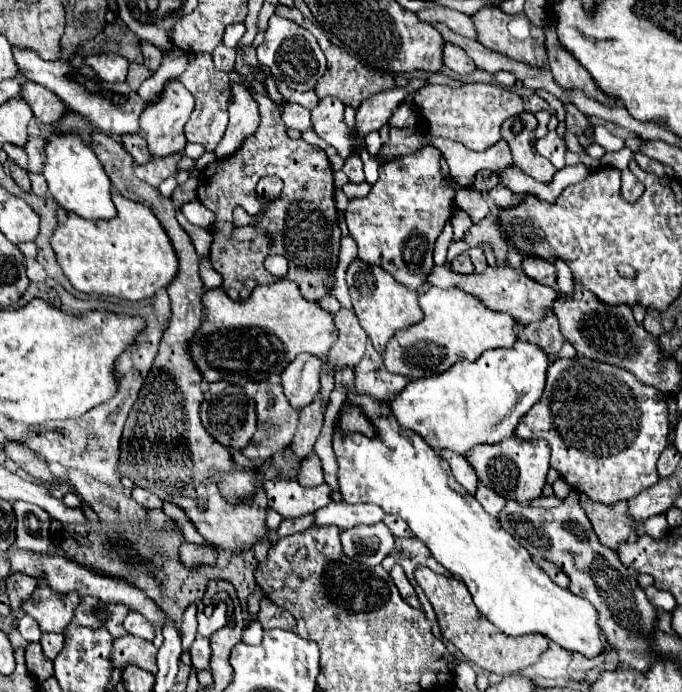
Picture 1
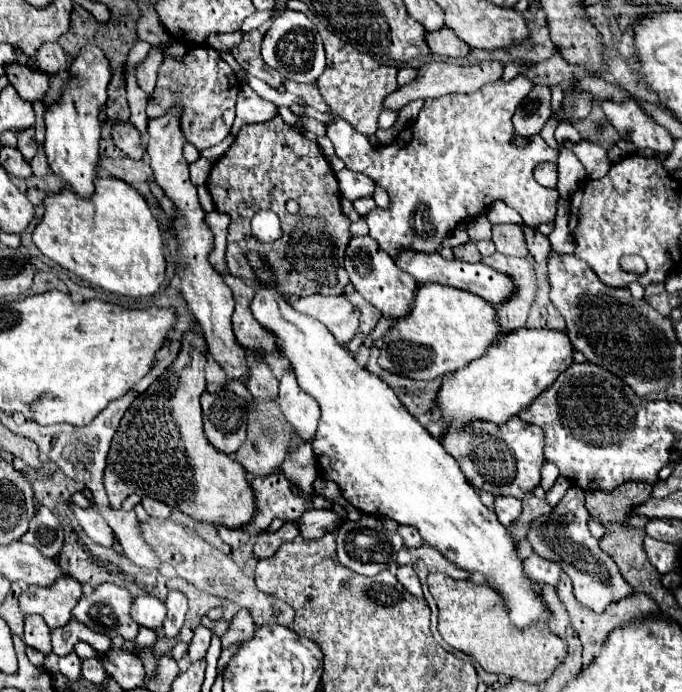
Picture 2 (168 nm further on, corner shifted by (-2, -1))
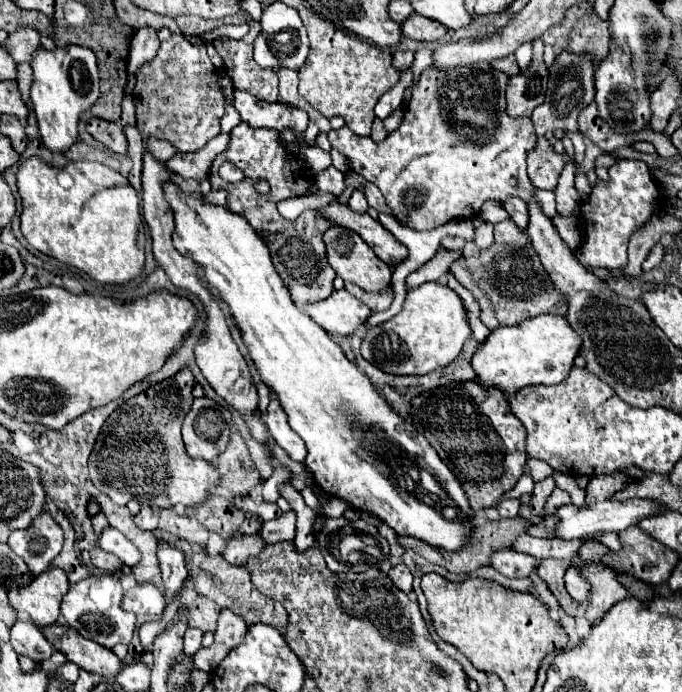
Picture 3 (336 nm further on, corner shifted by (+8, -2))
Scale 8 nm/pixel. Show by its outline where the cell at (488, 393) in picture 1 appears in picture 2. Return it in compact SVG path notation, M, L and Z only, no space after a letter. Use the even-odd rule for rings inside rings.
M522 327L500 335L498 341L488 347L486 355L468 363L452 377L446 377L440 387L436 407L444 413L444 425L450 421L456 427L462 427L464 421L472 419L486 419L500 425L528 407L532 399L548 389L572 363L574 347L566 331Z

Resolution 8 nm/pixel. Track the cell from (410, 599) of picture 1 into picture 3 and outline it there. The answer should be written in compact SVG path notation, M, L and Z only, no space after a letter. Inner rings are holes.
M396 564L394 568L388 570L388 578L394 582L394 586L398 586L402 592L410 594L412 592L412 574L404 564Z

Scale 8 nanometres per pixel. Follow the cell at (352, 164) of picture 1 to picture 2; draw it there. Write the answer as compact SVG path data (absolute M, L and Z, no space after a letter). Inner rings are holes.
M342 169L342 171L336 173L336 179L338 179L338 185L340 185L342 197L346 197L350 201L374 195L376 183L368 175L364 175L364 173Z

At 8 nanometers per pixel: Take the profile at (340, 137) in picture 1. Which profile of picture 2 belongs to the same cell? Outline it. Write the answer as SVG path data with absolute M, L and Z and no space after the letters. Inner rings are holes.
M518 75L512 81L498 79L494 83L486 83L474 93L452 93L436 99L426 99L418 119L402 129L398 139L390 145L372 145L366 135L358 133L344 119L330 123L328 137L336 147L336 155L346 163L346 167L370 175L390 195L388 211L374 209L366 215L370 237L376 239L382 249L388 249L392 257L396 257L396 249L402 249L404 245L408 245L410 249L420 249L424 253L434 253L446 239L448 231L454 229L454 225L484 215L496 201L504 201L506 205L516 209L528 225L552 223L556 217L559 193L555 188L543 187L537 183L532 171L542 161L556 161L558 153L548 147L542 137L530 137L528 145L520 149L512 145L512 139L516 135L512 116L522 97L530 89L532 81Z

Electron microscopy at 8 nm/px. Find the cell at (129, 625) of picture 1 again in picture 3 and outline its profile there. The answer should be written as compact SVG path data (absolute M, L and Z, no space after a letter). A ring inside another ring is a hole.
M136 584L130 590L126 590L122 598L122 608L136 616L160 616L164 604L166 600L162 592L152 584Z

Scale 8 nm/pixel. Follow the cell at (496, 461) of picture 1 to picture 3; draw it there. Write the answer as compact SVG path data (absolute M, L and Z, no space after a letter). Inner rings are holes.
M476 382L452 384L448 388L440 388L434 392L426 392L412 400L412 424L420 434L426 434L432 448L438 452L442 462L452 470L462 488L468 494L472 510L482 510L488 506L496 506L504 492L512 490L520 476L526 470L526 428L512 414L508 398L500 390L482 390Z

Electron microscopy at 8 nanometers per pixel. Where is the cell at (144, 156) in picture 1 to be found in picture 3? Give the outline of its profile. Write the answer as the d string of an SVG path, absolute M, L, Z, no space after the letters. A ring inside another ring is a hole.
M90 118L88 122L88 132L102 142L106 148L110 148L112 152L124 156L128 150L128 140L124 136L124 130L120 124L116 122L108 122L108 120L98 120L98 118Z

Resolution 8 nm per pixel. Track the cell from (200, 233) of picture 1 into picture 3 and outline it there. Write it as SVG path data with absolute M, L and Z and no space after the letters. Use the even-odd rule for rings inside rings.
M128 124L124 128L124 134L128 138L128 156L132 158L132 172L128 176L130 184L134 186L136 192L141 192L141 173L142 173L142 154L144 154L144 140L142 140L142 134L138 132L136 126Z

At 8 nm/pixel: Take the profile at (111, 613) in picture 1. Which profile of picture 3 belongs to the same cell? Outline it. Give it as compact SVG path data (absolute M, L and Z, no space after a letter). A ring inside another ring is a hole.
M94 574L70 586L68 594L62 600L62 616L66 618L68 626L78 630L84 638L98 642L106 648L112 648L114 644L130 644L136 616L130 612L124 612L120 608L120 600L122 600L122 586L116 574L108 574L108 576Z

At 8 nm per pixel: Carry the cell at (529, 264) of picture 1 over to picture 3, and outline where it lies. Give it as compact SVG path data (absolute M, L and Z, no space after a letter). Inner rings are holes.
M508 198L504 202L504 208L506 212L510 214L510 218L514 220L514 224L520 228L520 230L526 230L530 218L528 218L528 206L524 204L524 200L520 198Z

